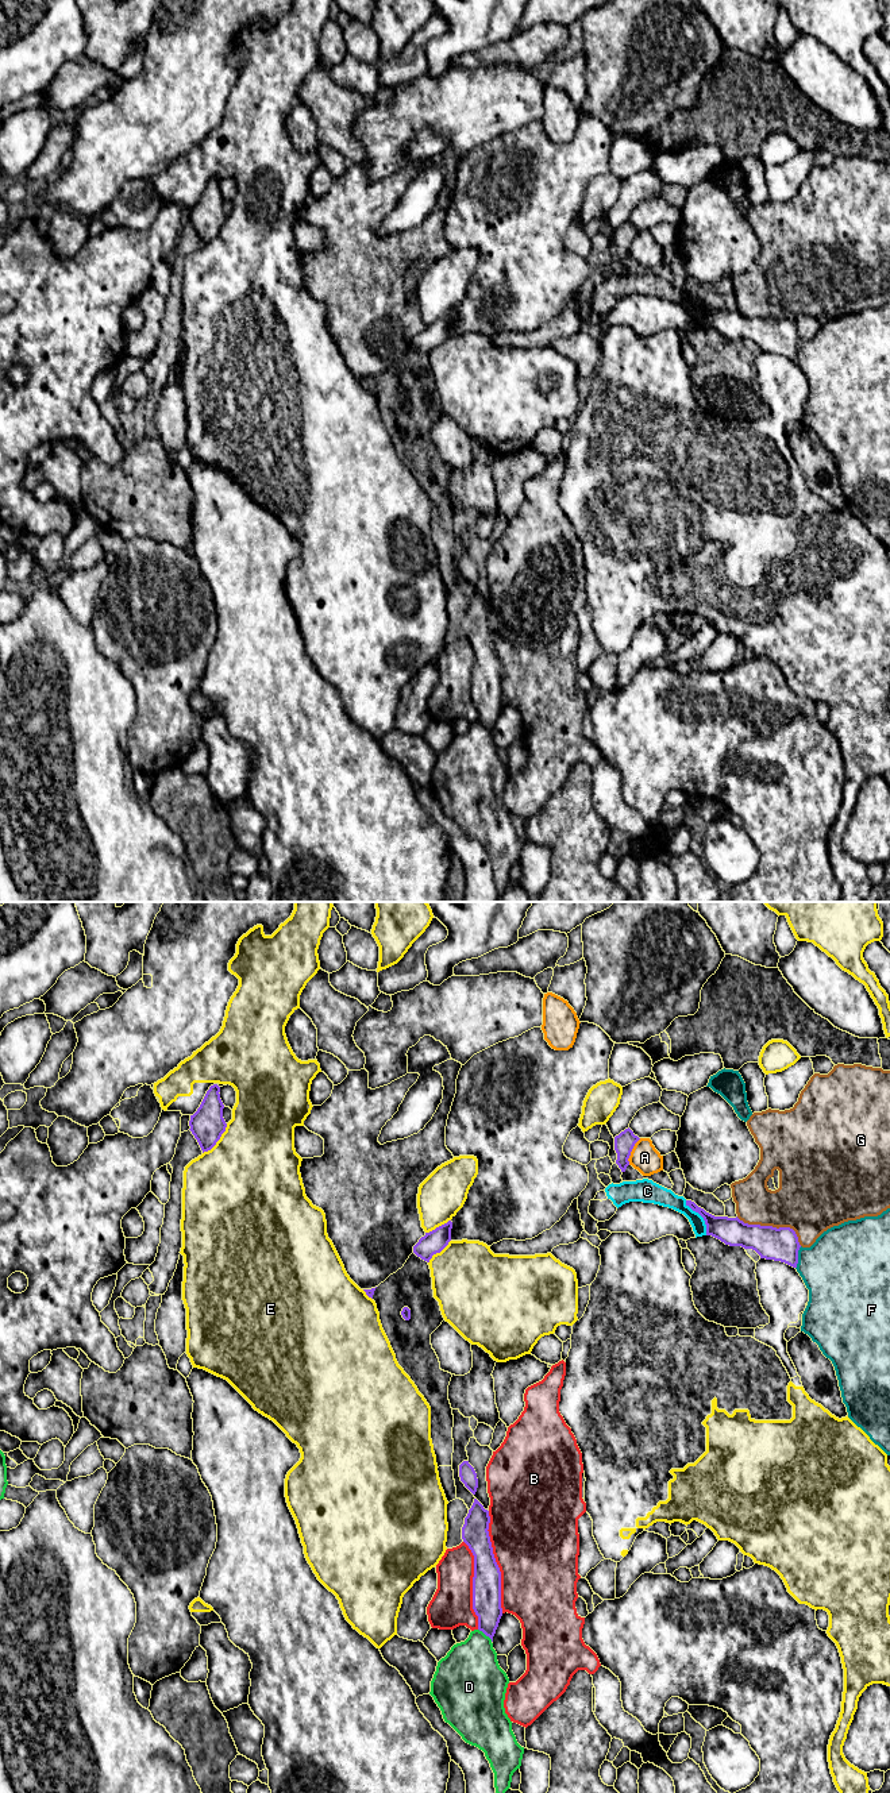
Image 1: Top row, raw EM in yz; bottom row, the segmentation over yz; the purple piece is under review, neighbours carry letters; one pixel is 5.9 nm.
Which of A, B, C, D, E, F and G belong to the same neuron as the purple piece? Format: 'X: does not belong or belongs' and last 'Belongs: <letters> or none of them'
A: does not belong
B: does not belong
C: does not belong
D: does not belong
E: does not belong
F: does not belong
G: does not belong
Belongs: none of them

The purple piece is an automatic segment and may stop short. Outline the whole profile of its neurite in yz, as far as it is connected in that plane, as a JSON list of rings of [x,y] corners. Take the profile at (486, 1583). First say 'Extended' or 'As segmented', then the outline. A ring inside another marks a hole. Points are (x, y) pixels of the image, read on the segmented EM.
As segmented. [[[474,1499],[465,1518],[462,1539],[474,1555],[473,1609],[478,1616],[478,1630],[493,1642],[502,1608],[501,1572],[493,1554],[489,1523],[489,1511]]]

